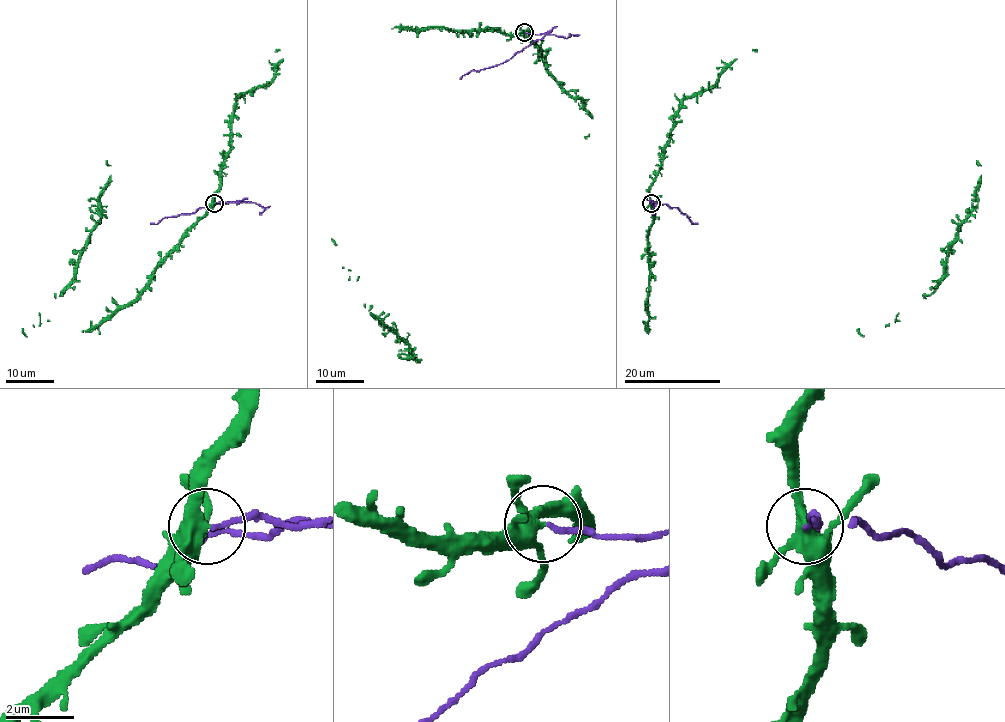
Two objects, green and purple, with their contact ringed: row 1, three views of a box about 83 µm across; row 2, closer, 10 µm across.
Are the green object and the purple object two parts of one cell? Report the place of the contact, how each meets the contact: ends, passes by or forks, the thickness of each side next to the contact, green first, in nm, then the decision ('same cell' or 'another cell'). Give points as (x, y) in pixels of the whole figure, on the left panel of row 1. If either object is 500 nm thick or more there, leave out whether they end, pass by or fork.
place (214, 203); green forks; purple ends; calibres 360 and 130 nm; another cell

